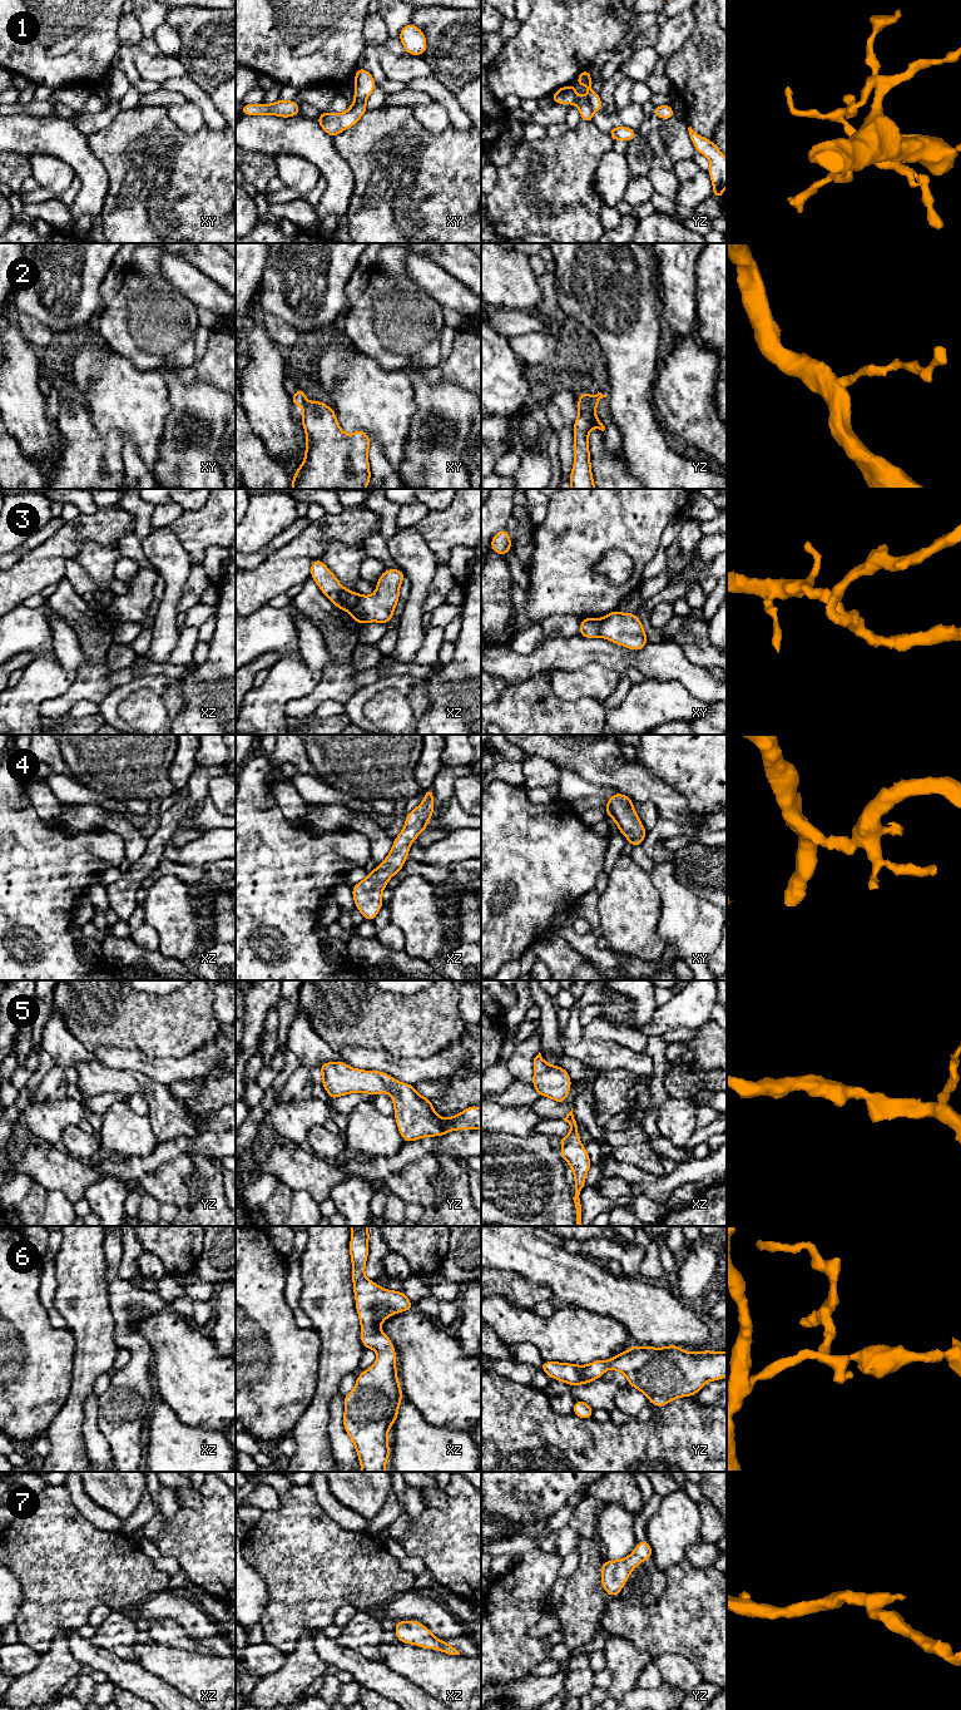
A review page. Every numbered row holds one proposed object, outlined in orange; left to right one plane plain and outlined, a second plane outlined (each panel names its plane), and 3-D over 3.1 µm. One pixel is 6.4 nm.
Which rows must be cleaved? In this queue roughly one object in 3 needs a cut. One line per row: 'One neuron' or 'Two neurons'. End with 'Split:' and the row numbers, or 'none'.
1: Two neurons
2: Two neurons
3: Two neurons
4: One neuron
5: One neuron
6: One neuron
7: One neuron
Split: 1, 2, 3

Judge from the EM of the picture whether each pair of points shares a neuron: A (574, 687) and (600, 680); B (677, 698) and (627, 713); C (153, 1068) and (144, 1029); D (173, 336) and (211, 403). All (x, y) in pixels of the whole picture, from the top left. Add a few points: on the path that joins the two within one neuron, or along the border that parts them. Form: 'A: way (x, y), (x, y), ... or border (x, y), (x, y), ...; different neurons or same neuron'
A: way (580, 683), (594, 681); same neuron
B: way (664, 701), (654, 702), (643, 713), (639, 713); same neuron
C: border (123, 1048), (138, 1049), (150, 1057), (181, 1058); different neurons
D: border (181, 370), (167, 369), (163, 372); different neurons

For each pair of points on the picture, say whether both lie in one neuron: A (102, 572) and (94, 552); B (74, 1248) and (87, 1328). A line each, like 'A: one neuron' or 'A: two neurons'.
A: one neuron
B: one neuron

